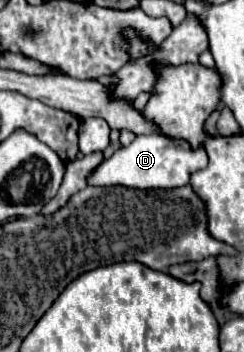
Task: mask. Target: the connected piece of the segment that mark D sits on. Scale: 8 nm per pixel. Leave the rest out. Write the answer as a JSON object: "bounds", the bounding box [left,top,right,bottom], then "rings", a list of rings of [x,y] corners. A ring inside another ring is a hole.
{"bounds":[88,134,208,190],"rings":[[[148,134],[148,136],[136,136],[136,140],[130,146],[116,150],[112,154],[112,158],[104,160],[102,166],[98,166],[98,170],[94,170],[94,174],[90,174],[88,182],[92,186],[122,184],[122,186],[140,188],[140,190],[178,188],[178,186],[186,186],[190,182],[190,176],[196,170],[206,168],[206,164],[208,164],[208,156],[206,156],[204,146],[192,148],[182,138]]]}

